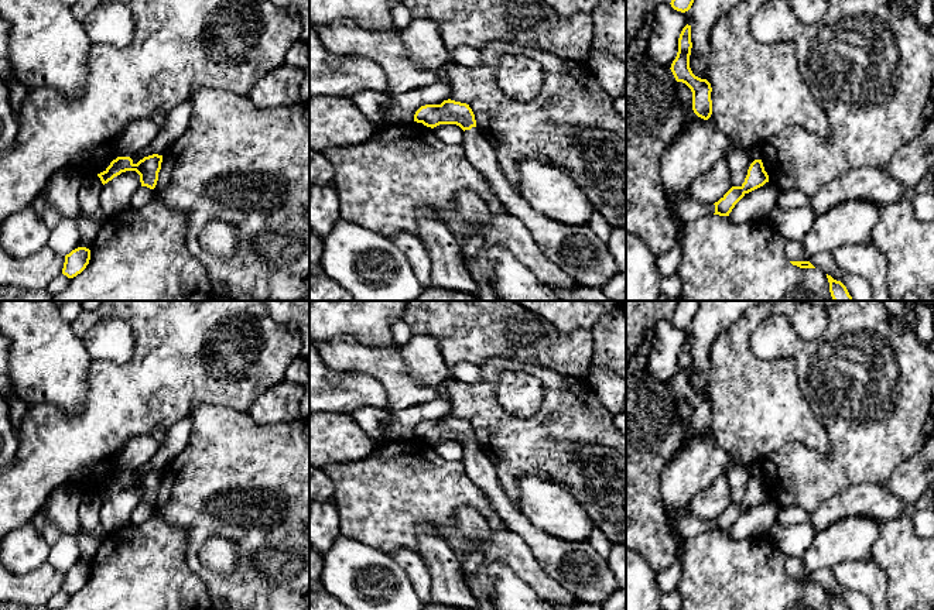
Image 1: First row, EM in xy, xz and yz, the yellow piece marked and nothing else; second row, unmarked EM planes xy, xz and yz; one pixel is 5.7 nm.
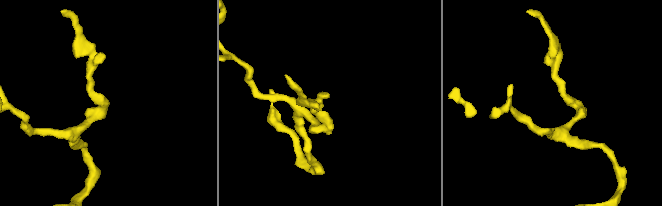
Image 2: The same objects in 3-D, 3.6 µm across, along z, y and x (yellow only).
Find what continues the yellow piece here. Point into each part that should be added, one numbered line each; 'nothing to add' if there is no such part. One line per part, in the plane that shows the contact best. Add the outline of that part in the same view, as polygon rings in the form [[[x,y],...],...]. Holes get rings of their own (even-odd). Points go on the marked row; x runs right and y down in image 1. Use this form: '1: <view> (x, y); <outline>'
1: xz (577, 250); [[[478,127],[463,131],[461,145],[503,208],[524,225],[545,257],[579,287],[602,289],[619,273],[608,244],[589,226],[561,225],[545,217],[509,184],[493,147]]]

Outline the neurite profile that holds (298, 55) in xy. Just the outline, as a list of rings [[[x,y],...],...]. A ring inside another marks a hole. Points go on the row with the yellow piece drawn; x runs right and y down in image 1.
[[[297,40],[285,54],[285,64],[304,69],[309,64],[309,49],[304,40]]]

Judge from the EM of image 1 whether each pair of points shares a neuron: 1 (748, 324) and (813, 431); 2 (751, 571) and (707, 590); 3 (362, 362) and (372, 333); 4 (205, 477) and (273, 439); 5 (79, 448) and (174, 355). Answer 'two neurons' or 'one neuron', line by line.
1: one neuron
2: one neuron
3: two neurons
4: one neuron
5: one neuron

